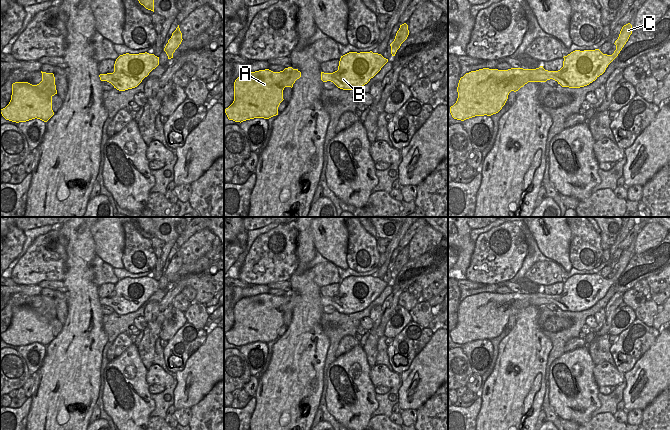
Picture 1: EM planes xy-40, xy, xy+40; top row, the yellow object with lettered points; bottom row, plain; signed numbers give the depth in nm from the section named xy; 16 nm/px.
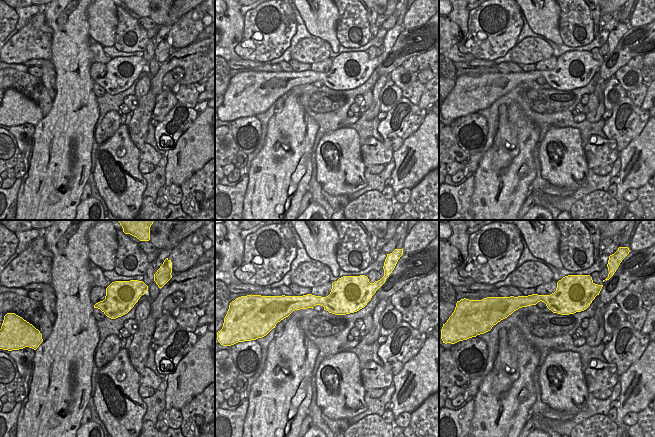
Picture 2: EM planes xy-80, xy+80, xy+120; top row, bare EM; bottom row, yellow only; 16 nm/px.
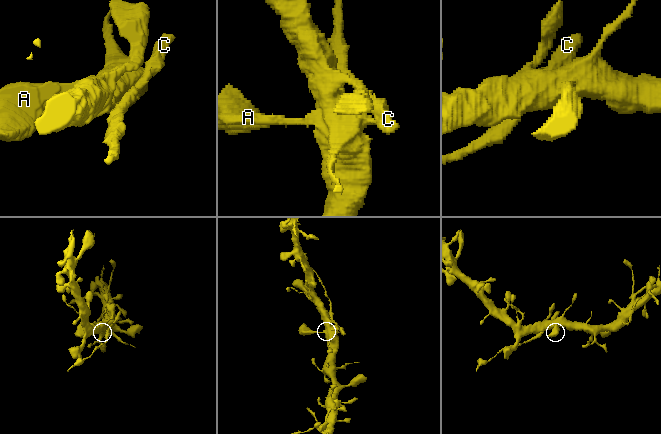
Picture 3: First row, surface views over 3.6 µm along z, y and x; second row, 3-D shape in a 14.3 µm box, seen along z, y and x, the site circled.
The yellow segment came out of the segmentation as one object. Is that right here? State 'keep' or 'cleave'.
cleave

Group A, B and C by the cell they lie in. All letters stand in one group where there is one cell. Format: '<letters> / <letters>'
A B / C

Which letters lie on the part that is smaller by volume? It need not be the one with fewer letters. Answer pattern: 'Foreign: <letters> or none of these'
Foreign: C

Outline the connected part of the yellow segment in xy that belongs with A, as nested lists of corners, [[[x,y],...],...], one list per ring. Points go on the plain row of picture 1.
[[[292,291],[280,296],[269,293],[240,299],[234,306],[234,325],[225,333],[229,344],[243,346],[278,339],[285,311],[293,311],[301,296]]]

